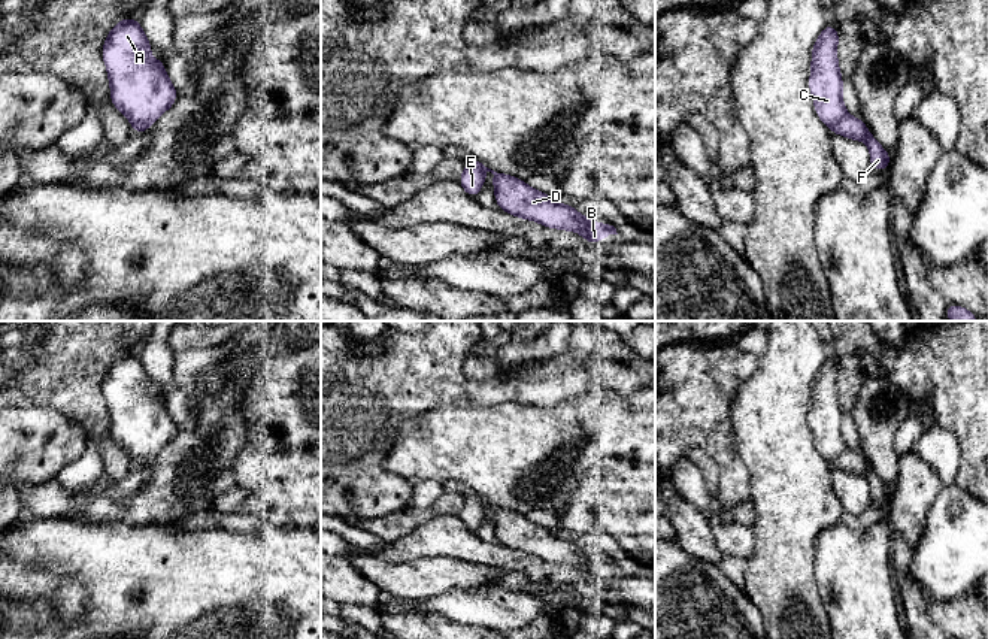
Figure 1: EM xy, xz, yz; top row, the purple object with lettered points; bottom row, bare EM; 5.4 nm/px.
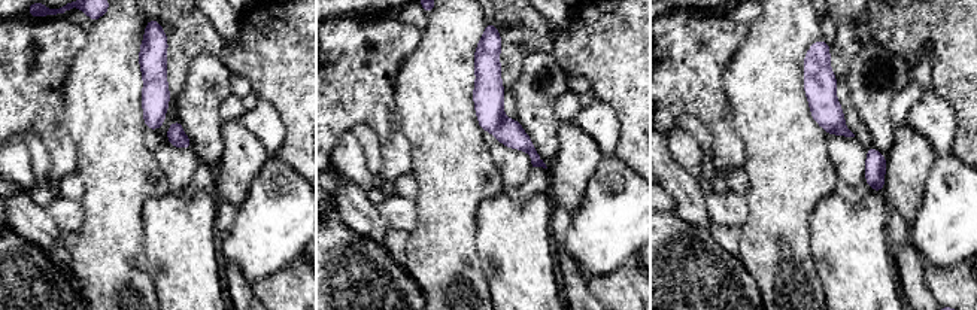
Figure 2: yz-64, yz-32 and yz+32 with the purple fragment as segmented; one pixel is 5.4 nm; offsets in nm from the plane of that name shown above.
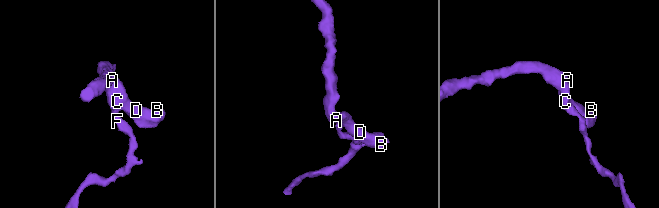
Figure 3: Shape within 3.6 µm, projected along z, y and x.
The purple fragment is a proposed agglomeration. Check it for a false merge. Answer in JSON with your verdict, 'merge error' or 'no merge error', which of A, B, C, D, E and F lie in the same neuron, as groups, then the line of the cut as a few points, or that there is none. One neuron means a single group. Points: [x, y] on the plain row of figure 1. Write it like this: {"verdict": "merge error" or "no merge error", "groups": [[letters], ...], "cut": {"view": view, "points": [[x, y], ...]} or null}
{"verdict": "merge error", "groups": [["A", "B", "C", "D"], ["E", "F"]], "cut": {"view": "yz", "points": [[846, 448], [830, 462]]}}

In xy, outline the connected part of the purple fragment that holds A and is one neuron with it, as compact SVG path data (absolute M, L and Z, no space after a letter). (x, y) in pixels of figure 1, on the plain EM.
M122 352L103 378L112 439L131 458L152 460L176 434L163 394L149 388L151 378L137 354Z

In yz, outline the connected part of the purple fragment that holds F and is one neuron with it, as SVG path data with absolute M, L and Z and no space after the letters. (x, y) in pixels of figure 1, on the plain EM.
M846 448L837 458L831 460L830 464L834 469L842 469L848 473L866 476L870 484L872 503L888 506L891 488L888 488L873 469L867 466L866 458L860 452Z

